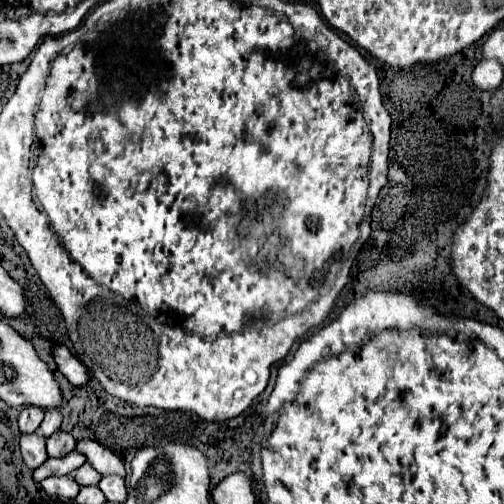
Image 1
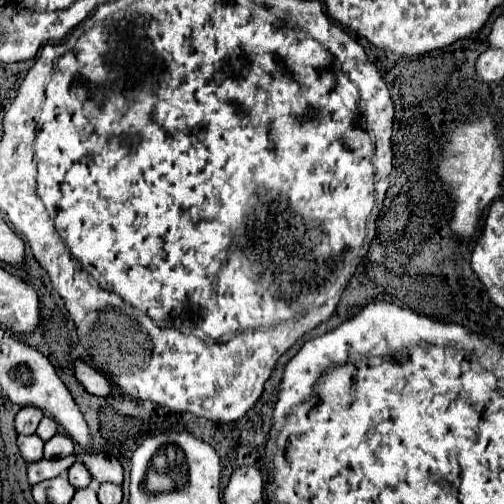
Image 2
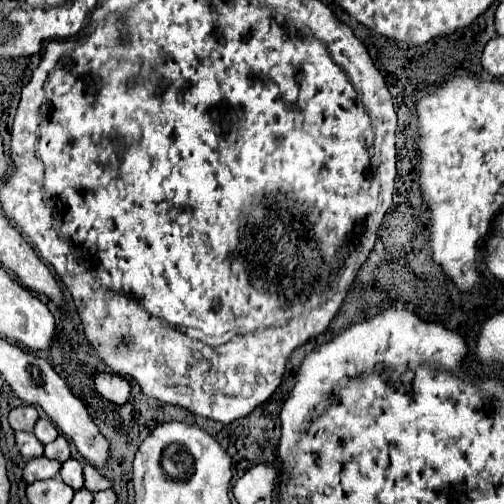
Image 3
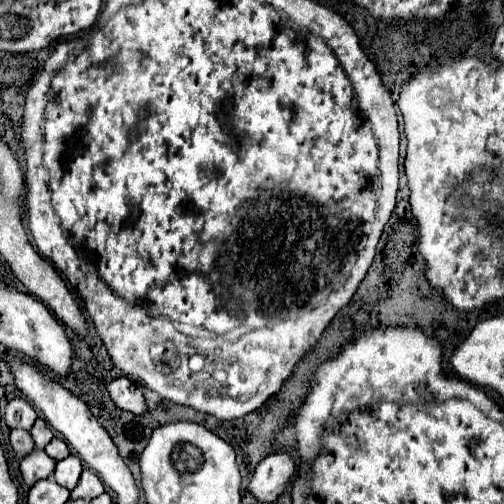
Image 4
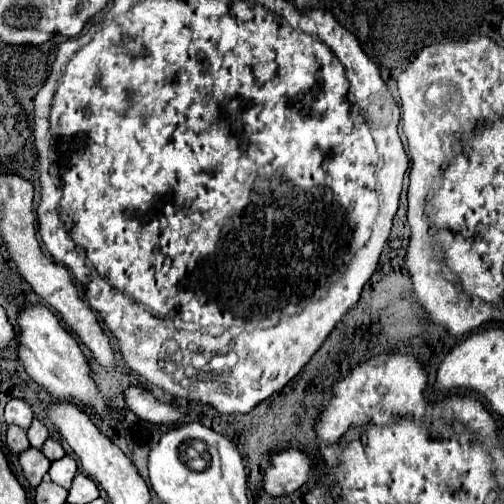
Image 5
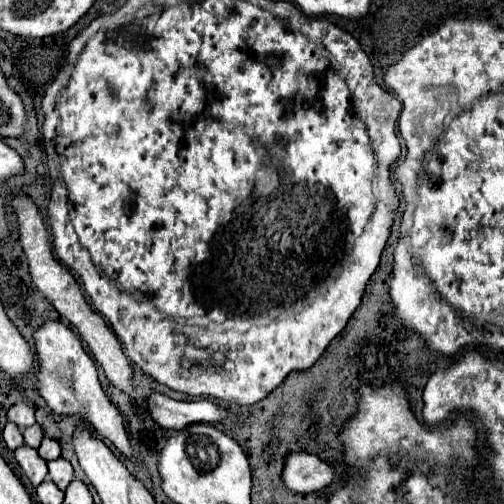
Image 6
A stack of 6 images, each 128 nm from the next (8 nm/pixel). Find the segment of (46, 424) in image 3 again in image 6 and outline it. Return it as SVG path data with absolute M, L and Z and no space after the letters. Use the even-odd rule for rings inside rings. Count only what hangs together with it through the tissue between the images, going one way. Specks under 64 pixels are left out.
M34 424L34 426L24 430L24 444L30 446L30 448L38 448L40 442L42 442L42 436L44 436L42 428L38 424Z

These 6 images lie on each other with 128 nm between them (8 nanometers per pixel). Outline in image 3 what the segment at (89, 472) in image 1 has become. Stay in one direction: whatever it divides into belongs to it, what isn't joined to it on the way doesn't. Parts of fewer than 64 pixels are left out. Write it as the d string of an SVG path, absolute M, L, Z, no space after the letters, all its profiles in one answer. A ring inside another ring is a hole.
M68 458L66 462L62 462L62 468L60 468L60 478L72 486L74 490L80 490L82 484L84 484L84 478L82 478L82 464L74 458Z

